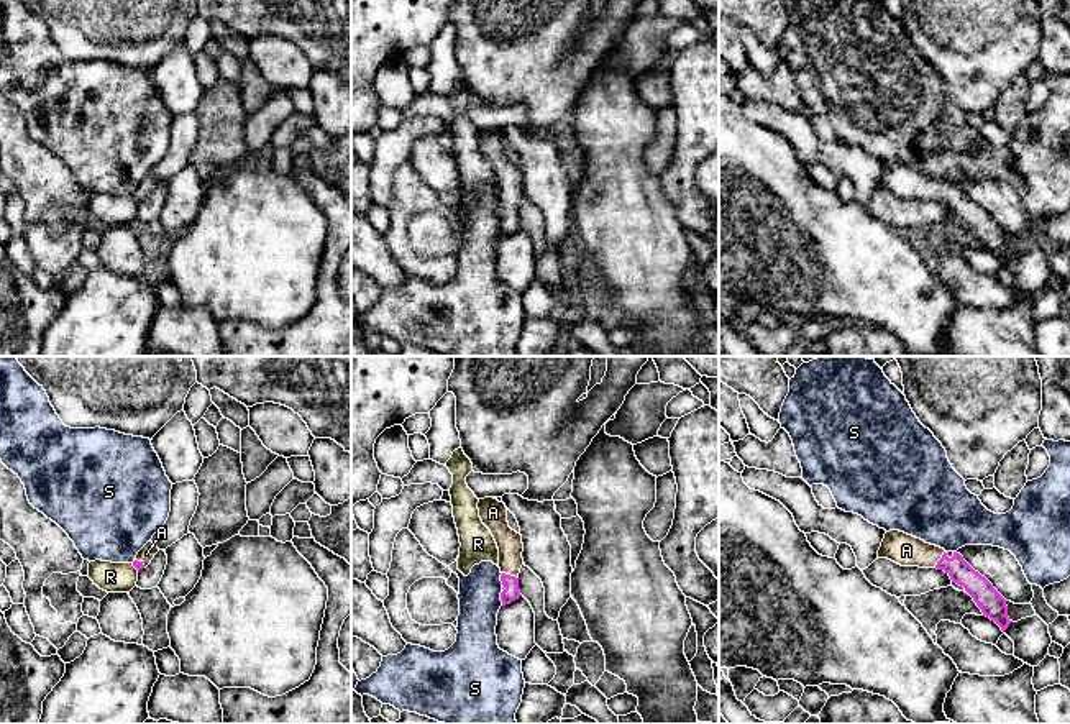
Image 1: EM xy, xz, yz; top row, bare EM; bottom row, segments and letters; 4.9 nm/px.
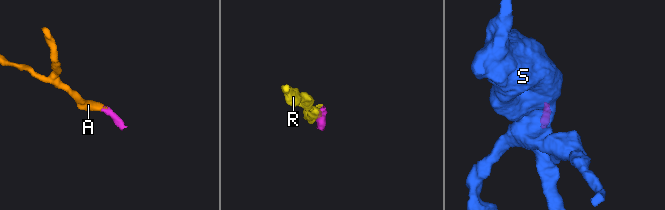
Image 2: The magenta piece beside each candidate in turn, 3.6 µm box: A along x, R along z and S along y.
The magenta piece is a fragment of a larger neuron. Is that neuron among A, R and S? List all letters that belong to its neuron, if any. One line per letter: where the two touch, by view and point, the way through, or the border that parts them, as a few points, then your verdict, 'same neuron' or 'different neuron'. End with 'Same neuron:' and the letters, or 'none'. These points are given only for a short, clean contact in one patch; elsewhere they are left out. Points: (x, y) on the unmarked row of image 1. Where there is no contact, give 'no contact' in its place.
A: yz (942, 187) | across yz (959, 202), (942, 187), (923, 187), (906, 183) | same neuron
R: xy (135, 199) | along xy (132, 196), (138, 202) | different neuron
S: xz (501, 230) | along xz (502, 224), (501, 237) | different neuron
Same neuron: A

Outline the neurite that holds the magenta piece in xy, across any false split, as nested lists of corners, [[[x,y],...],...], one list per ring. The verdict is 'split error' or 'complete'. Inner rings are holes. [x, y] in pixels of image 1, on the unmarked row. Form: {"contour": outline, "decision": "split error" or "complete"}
{"contour": [[[148,174],[136,187],[133,199],[139,204],[143,200],[146,200],[151,192],[154,190],[154,187],[159,184],[159,181],[153,176]]], "decision": "split error"}

